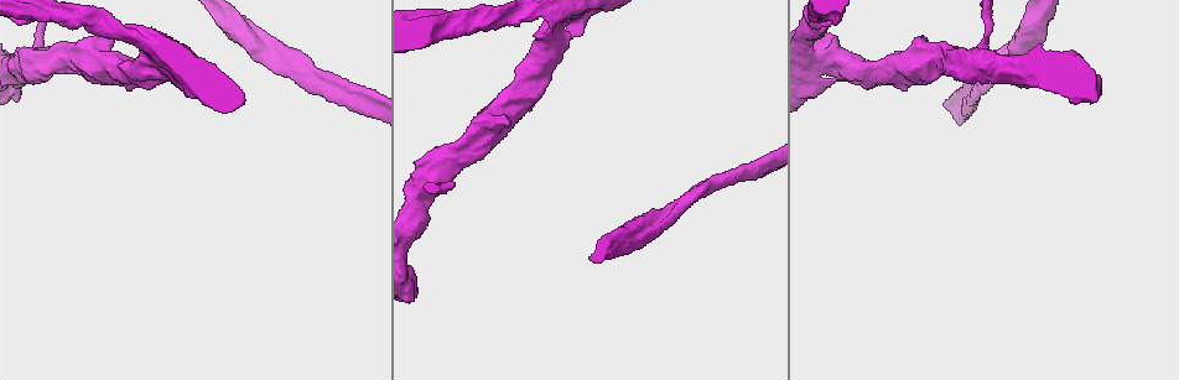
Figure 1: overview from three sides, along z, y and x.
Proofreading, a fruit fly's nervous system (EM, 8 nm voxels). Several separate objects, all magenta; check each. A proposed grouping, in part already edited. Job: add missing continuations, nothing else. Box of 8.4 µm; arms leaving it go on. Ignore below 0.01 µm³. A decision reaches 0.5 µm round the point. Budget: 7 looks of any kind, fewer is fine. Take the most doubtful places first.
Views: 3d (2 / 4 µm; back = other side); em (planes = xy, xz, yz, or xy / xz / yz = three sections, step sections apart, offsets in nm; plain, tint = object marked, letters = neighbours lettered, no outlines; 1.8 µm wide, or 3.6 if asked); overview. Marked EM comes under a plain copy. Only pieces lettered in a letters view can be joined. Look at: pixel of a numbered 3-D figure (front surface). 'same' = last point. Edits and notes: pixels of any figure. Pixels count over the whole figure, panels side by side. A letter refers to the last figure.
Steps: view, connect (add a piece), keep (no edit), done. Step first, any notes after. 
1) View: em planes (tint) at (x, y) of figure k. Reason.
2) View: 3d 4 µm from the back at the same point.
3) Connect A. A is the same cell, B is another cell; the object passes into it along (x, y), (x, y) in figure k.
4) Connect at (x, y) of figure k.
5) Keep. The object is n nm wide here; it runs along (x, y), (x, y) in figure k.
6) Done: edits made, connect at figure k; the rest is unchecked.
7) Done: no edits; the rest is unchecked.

View: em planes (letters) at (676, 203) of figure 1.

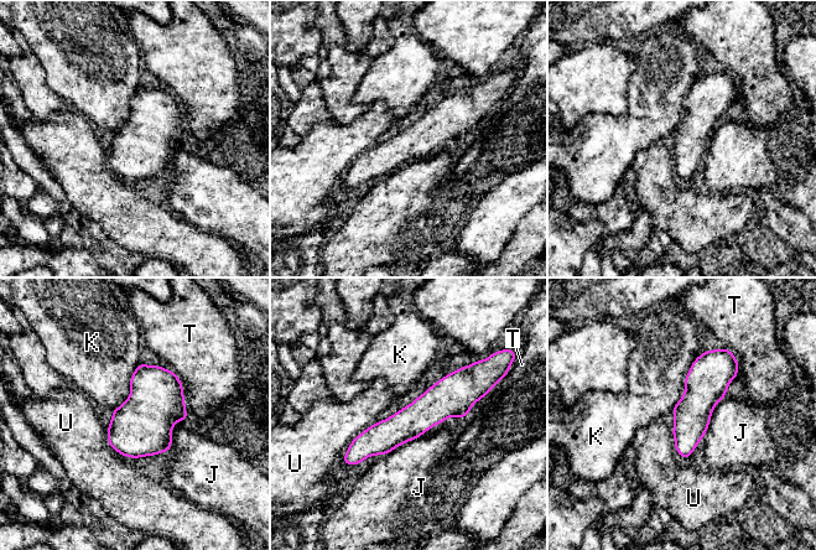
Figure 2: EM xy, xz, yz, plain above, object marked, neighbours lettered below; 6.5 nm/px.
Keep. J, K, T and U are other cells; a border runs along (700, 354), (670, 411) in figure 2; no lettered piece goes on from it.

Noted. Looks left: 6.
View: 3d 4 µm at (175, 81) of figure 1.

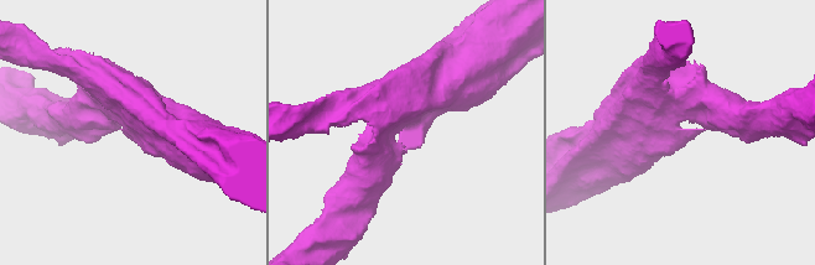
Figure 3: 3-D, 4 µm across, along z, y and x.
View: em yz step 4 (tint) at (127, 130) of figure 3. Now the EM.

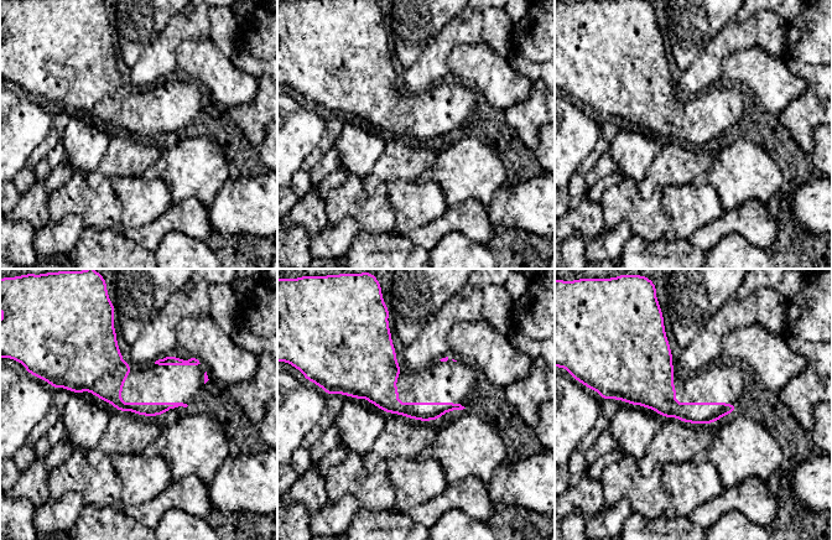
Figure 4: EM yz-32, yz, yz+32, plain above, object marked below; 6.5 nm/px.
View: em planes (letters) at the same point.

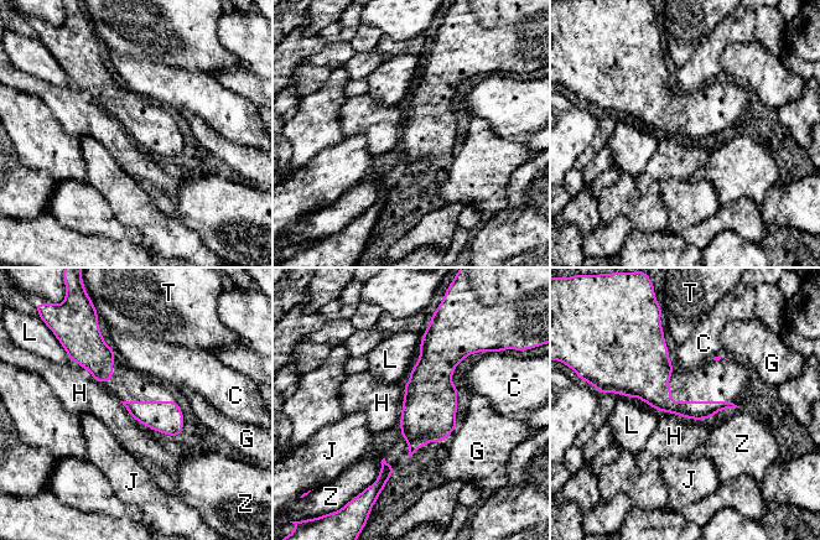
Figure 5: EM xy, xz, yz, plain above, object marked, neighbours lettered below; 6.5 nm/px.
Keep. The longest contact is with H, 300 nm; C, G, H, J, L, T and Z are other cells; none of them fits.

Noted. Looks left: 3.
View: 3d 2 µm at (363, 106) of figure 1.

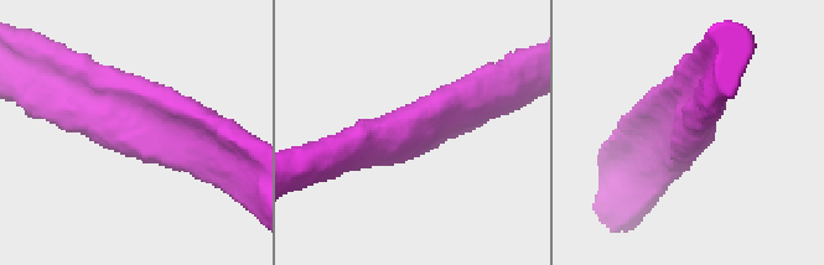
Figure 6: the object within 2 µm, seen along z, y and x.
View: em xy step 4 (tint) at (409, 137) of figure 6.

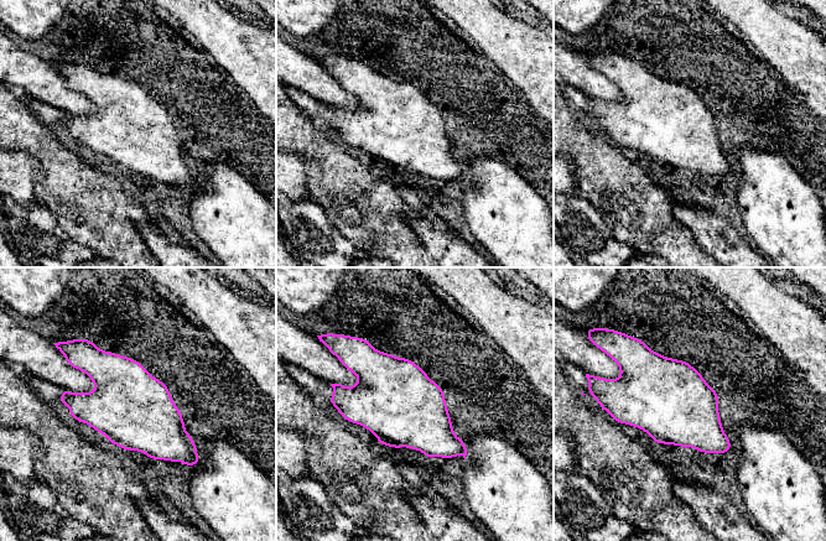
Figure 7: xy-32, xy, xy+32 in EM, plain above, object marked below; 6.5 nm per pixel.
View: em xz step 16 (letters) at the same point.

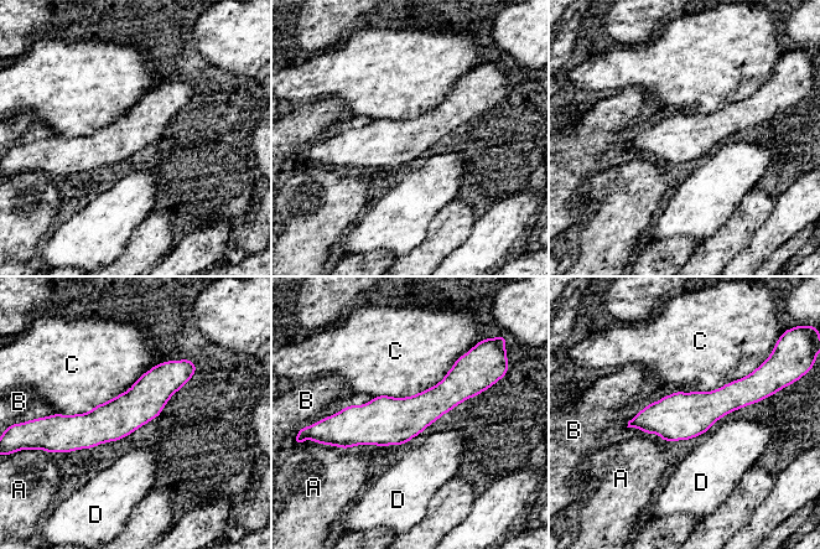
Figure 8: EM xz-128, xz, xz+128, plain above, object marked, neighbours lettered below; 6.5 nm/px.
Keep. The object is 260 nm wide here; A, B, C and D are other cells; it runs along (479, 389), (336, 421) in figure 8; no lettered piece goes on from it.

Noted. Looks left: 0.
Done: no edits; the rest is unchecked.

